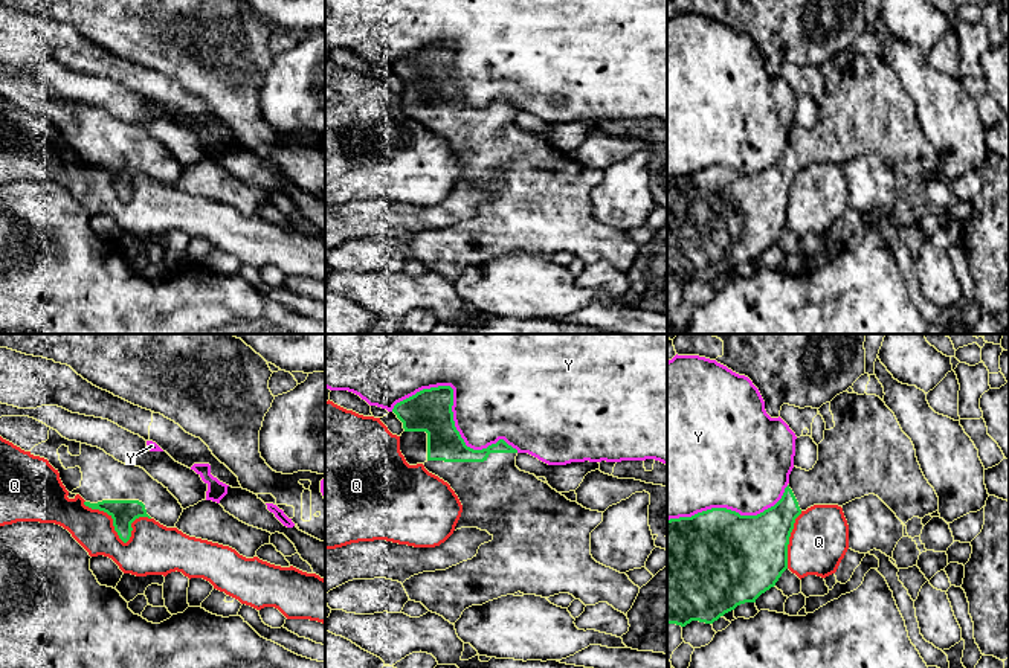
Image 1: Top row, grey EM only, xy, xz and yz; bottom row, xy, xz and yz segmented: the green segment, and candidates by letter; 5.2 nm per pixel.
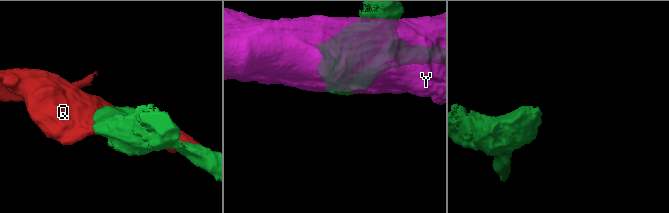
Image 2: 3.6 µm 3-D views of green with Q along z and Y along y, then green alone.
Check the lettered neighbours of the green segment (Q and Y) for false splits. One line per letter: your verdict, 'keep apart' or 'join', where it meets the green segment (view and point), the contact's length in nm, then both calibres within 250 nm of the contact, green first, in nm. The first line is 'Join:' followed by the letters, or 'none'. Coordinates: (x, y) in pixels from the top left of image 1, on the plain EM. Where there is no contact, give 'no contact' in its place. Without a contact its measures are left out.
Join: none
Q: keep apart | xy (118, 192) | 380 nm | 140/280 nm
Y: keep apart | xz (452, 70) | 700 nm | 220/460 nm

